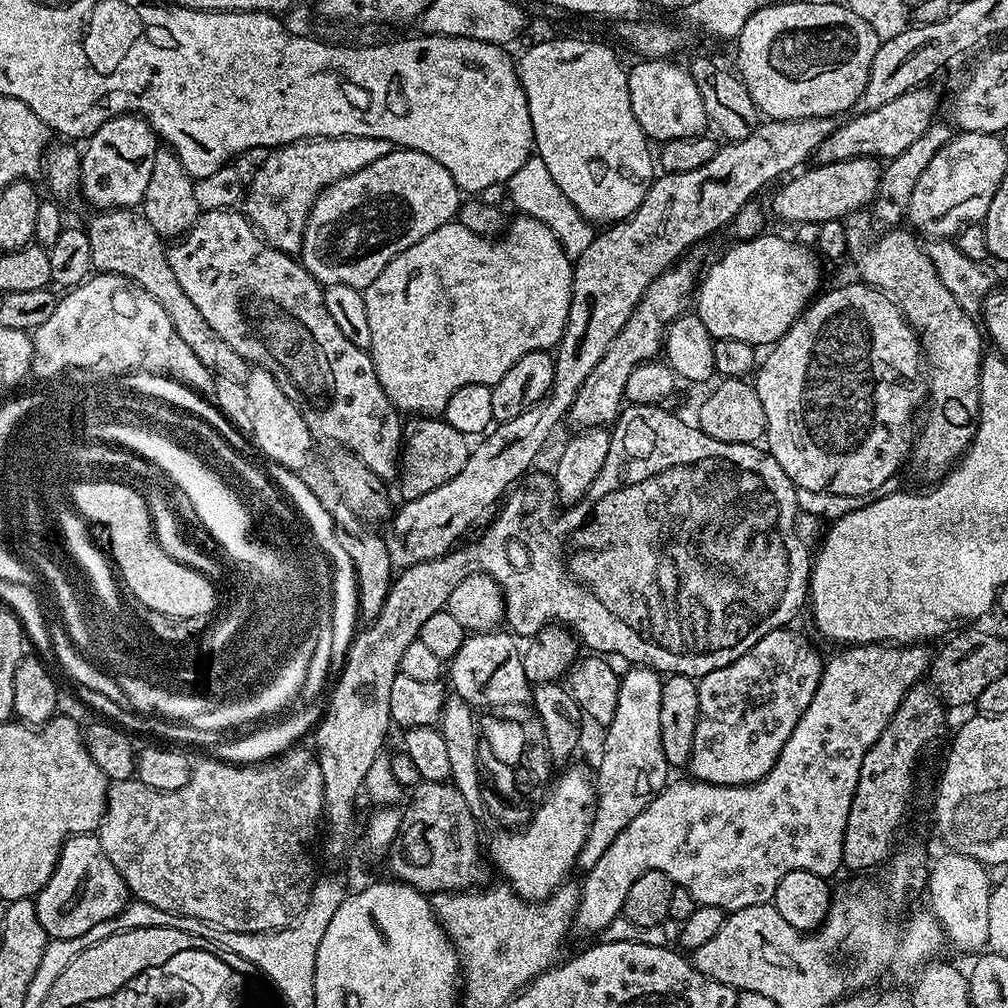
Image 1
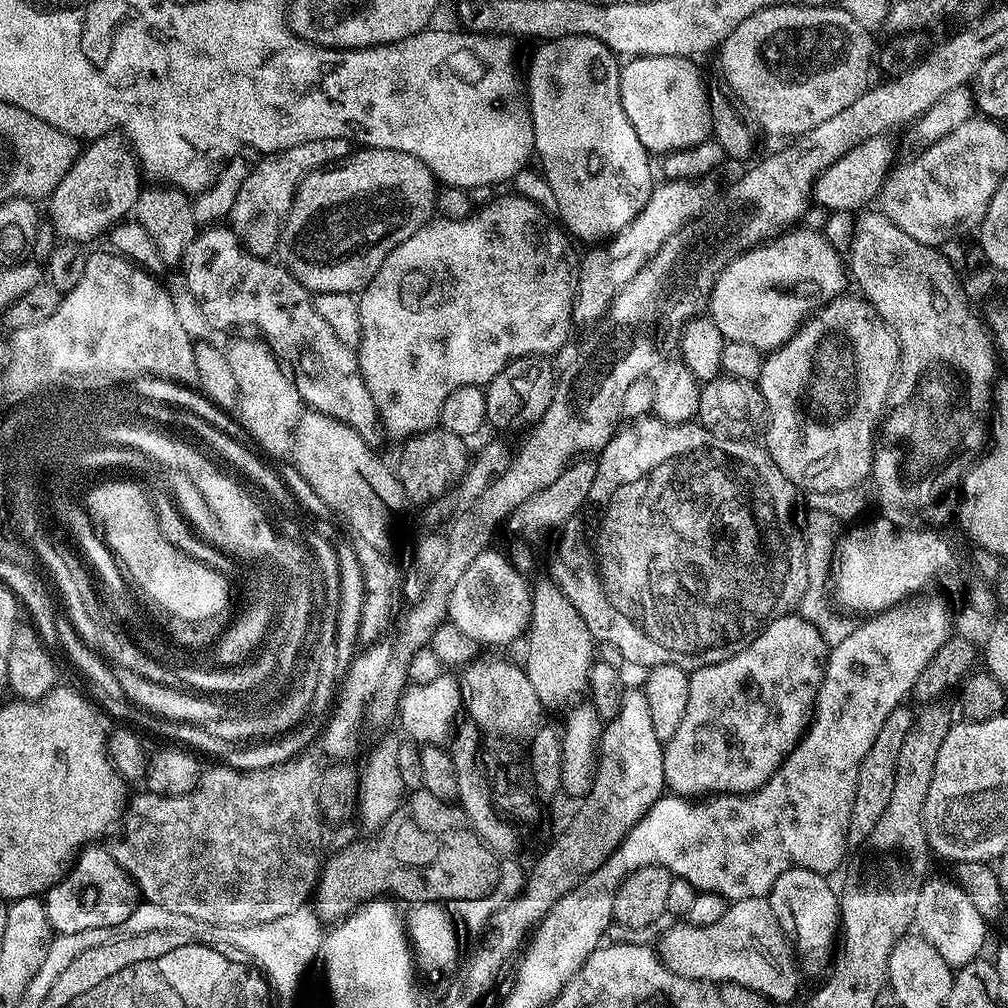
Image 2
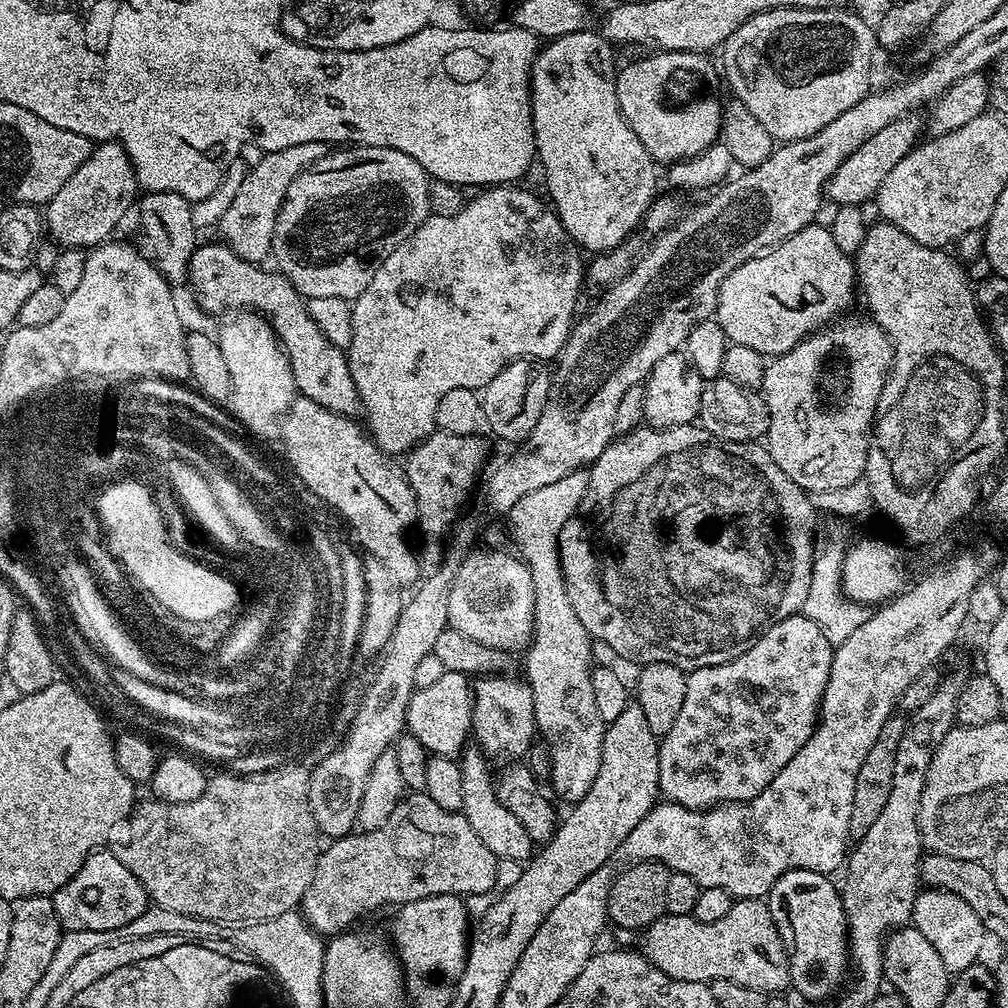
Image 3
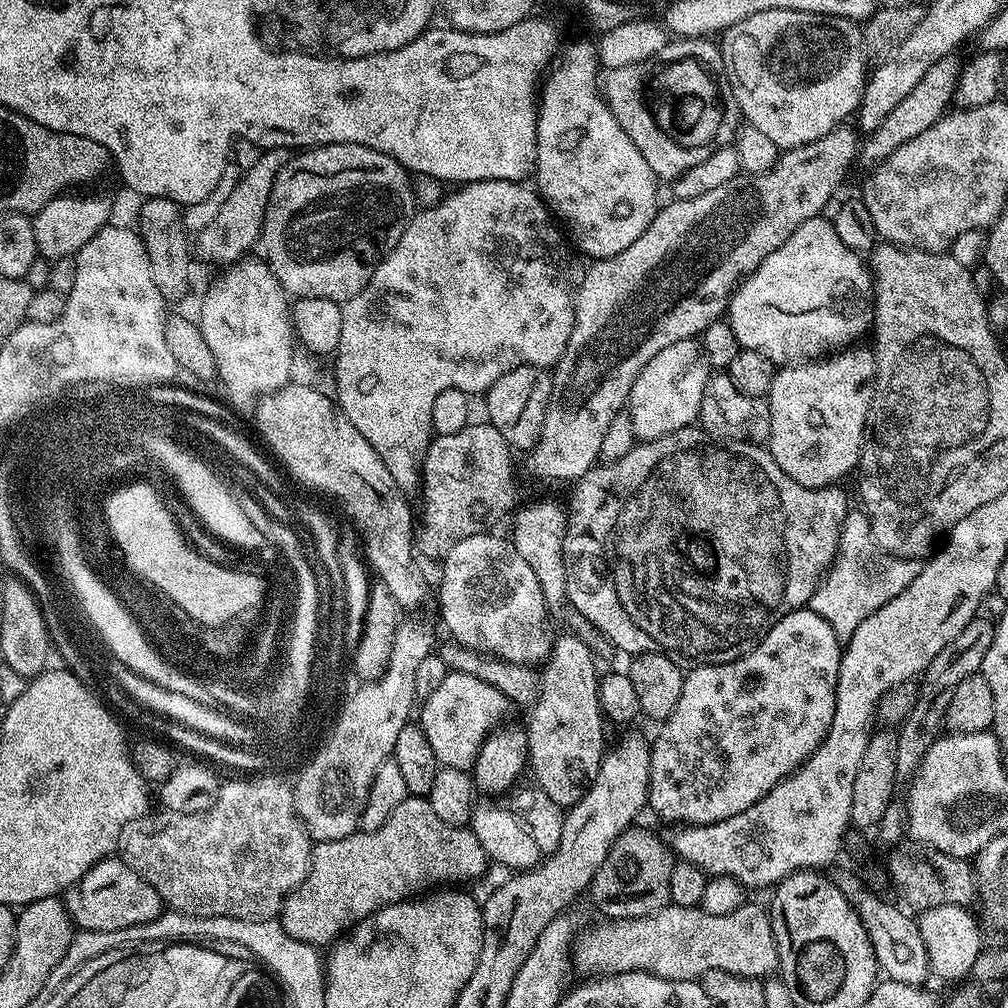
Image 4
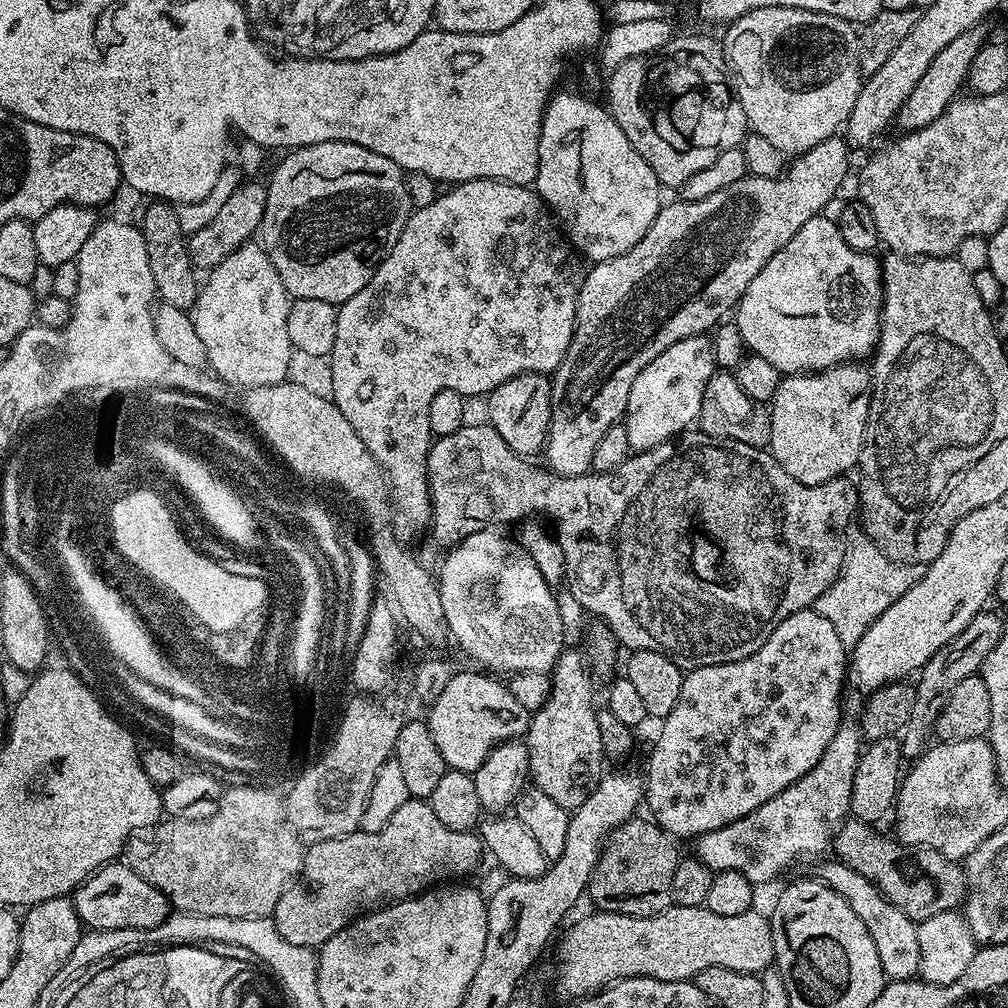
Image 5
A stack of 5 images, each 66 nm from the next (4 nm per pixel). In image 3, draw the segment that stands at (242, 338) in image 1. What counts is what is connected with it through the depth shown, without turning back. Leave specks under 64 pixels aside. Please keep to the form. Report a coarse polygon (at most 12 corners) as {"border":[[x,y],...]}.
{"border":[[201,243],[188,280],[208,312],[267,317],[299,395],[362,405],[345,349],[279,271]]}

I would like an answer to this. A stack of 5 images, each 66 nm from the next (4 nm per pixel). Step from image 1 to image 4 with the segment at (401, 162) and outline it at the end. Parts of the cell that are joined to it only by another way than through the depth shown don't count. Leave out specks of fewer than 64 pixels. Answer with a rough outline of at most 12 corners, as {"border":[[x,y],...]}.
{"border":[[356,143],[279,172],[263,263],[343,306],[406,234],[413,177]]}

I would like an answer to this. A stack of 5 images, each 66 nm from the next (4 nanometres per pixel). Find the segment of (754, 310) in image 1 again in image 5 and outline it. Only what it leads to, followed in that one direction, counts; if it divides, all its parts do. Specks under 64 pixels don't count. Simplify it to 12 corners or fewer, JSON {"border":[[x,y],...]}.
{"border":[[810,218],[734,309],[781,374],[871,357],[881,261]]}

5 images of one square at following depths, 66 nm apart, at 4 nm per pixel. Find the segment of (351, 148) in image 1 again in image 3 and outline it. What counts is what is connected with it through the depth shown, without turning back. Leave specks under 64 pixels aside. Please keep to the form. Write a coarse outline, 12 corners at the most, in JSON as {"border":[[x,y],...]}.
{"border":[[322,142],[265,152],[218,225],[244,260],[269,259],[274,222]]}

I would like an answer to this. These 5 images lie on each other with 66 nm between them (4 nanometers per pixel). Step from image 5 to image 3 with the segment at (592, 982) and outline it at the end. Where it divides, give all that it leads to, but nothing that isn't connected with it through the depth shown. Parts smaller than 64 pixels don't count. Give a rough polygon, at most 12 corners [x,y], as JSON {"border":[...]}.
{"border":[[763,899],[718,922],[665,914],[643,955],[675,980],[789,987]]}

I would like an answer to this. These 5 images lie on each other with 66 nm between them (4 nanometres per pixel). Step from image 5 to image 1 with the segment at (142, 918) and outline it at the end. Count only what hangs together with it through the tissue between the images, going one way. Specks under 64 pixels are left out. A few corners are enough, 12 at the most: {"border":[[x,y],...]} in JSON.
{"border":[[99,835],[69,836],[34,899],[51,939],[130,902]]}

